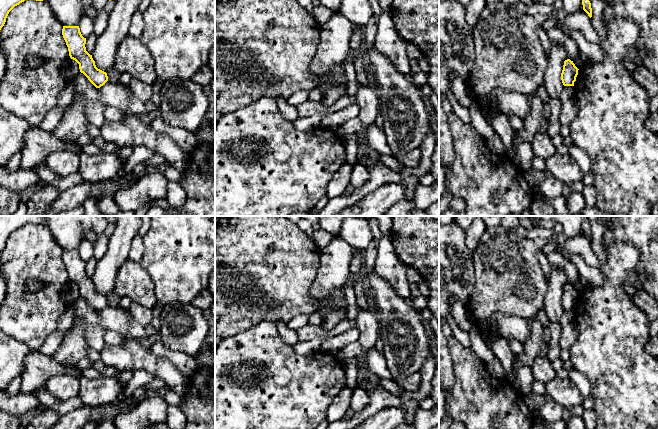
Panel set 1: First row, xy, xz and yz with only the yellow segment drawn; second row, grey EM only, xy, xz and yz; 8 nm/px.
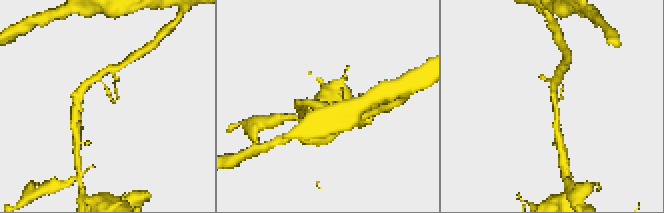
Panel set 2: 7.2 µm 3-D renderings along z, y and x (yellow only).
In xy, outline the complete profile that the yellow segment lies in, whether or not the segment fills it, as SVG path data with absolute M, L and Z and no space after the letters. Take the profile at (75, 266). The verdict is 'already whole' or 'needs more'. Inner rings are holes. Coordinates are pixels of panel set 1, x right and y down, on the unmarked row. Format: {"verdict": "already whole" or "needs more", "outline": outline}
{"verdict": "already whole", "outline": "M63 250L62 259L68 271L69 280L79 288L80 296L83 297L96 312L103 310L108 305L107 297L96 291L92 279L86 275L86 262L82 260L79 250Z"}

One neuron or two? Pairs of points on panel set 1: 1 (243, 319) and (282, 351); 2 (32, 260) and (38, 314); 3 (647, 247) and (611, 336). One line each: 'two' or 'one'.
1: two
2: one
3: two

